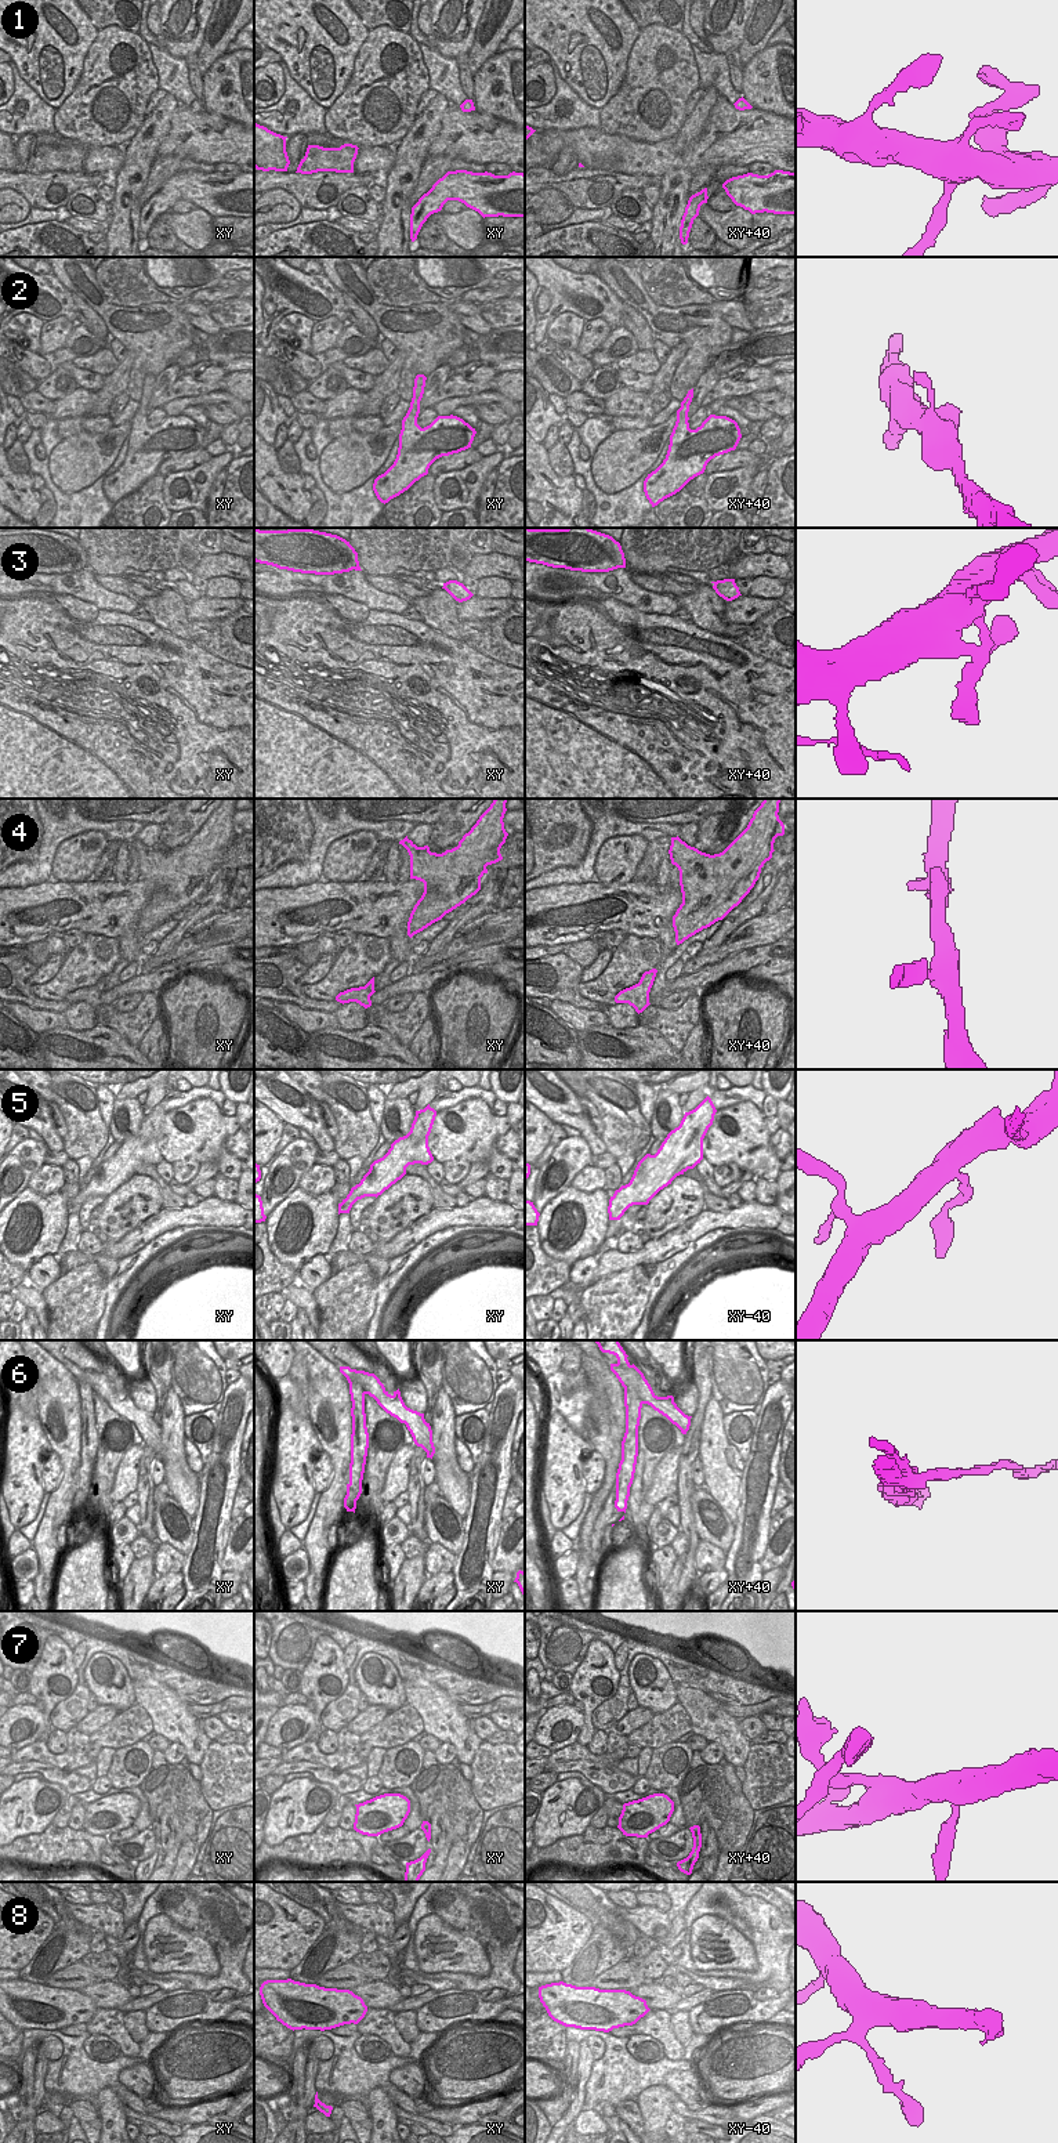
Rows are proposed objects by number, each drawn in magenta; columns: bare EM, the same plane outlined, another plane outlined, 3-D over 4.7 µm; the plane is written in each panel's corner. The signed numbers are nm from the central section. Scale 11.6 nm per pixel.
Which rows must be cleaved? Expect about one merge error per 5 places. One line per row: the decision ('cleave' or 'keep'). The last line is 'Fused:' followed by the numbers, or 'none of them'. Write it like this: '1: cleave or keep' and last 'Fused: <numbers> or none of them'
1: keep
2: keep
3: keep
4: keep
5: keep
6: cleave
7: keep
8: keep
Fused: 6

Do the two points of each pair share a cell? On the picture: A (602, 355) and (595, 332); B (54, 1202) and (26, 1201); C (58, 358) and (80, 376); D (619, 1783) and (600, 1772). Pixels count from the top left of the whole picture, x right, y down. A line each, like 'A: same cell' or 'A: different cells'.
A: different cells
B: same cell
C: different cells
D: same cell

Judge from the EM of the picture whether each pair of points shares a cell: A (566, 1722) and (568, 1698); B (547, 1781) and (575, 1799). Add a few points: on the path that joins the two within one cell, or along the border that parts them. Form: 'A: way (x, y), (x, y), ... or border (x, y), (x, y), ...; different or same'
A: border (572, 1704), (547, 1709); different
B: border (555, 1781), (542, 1794); different

